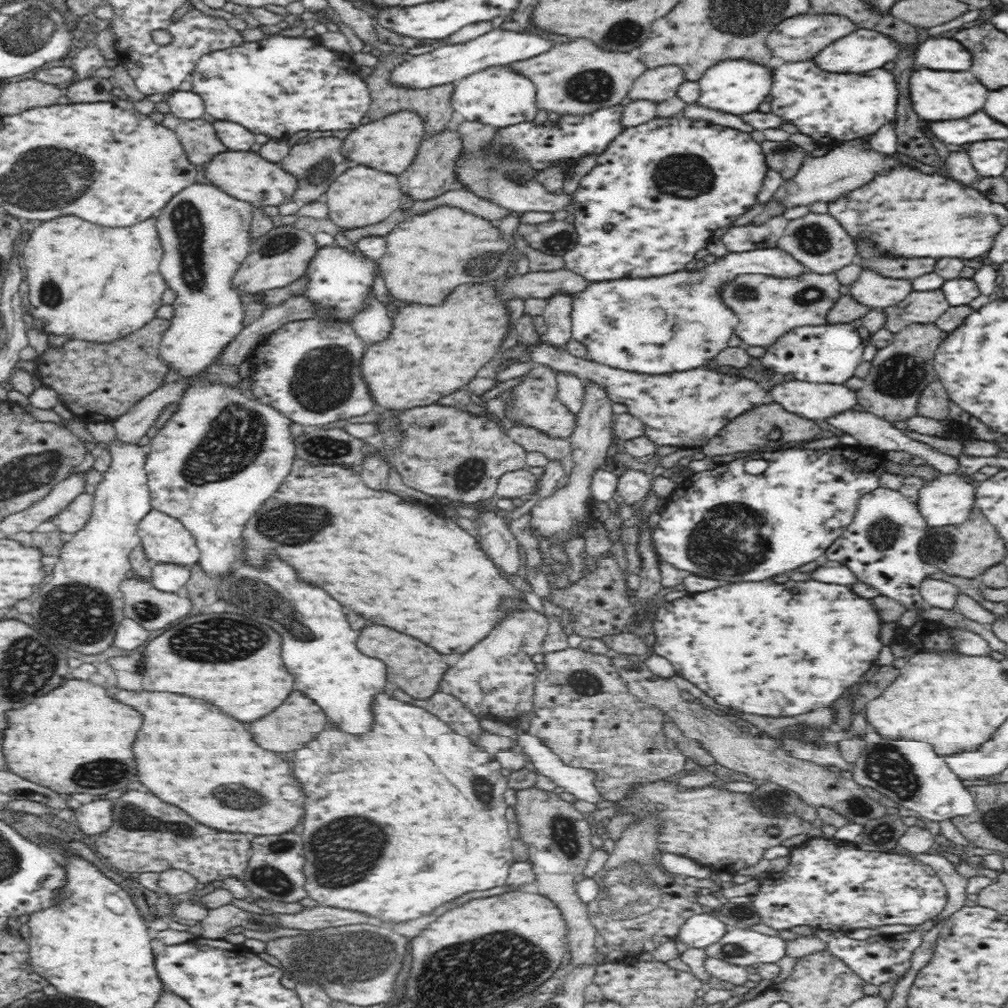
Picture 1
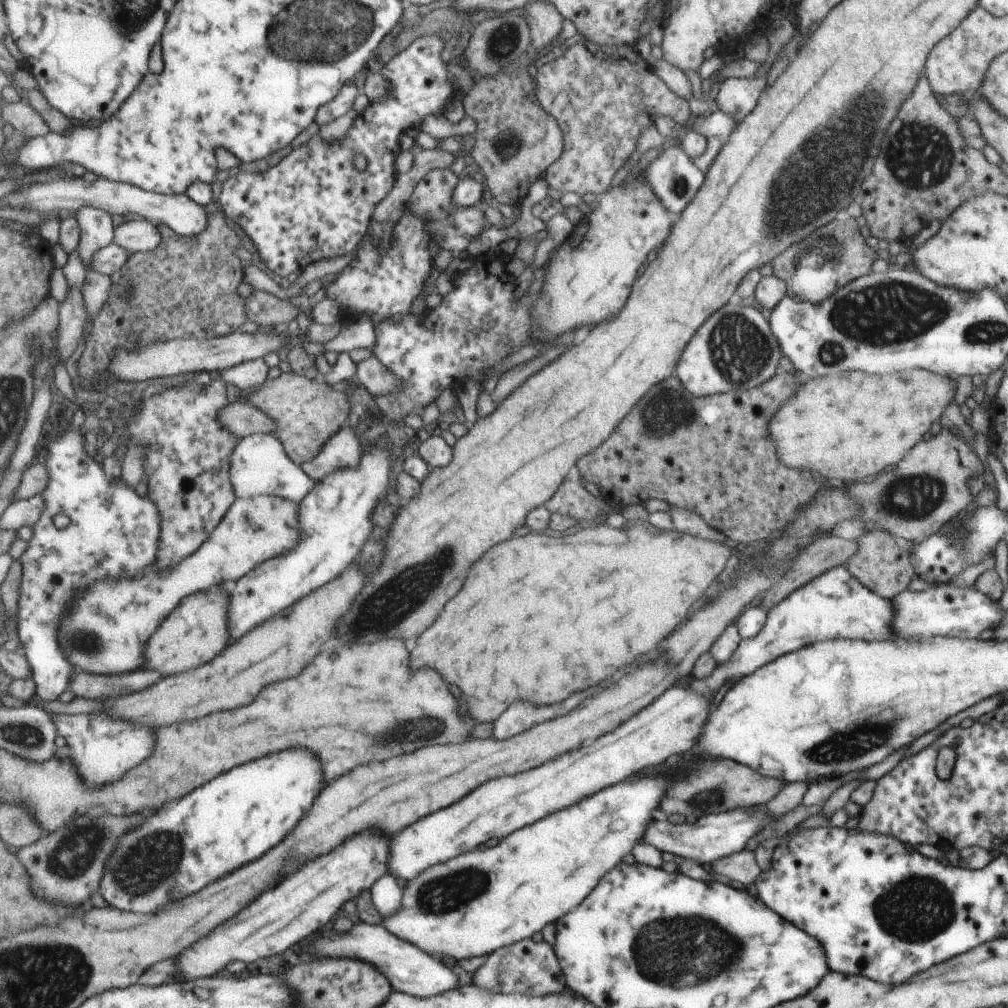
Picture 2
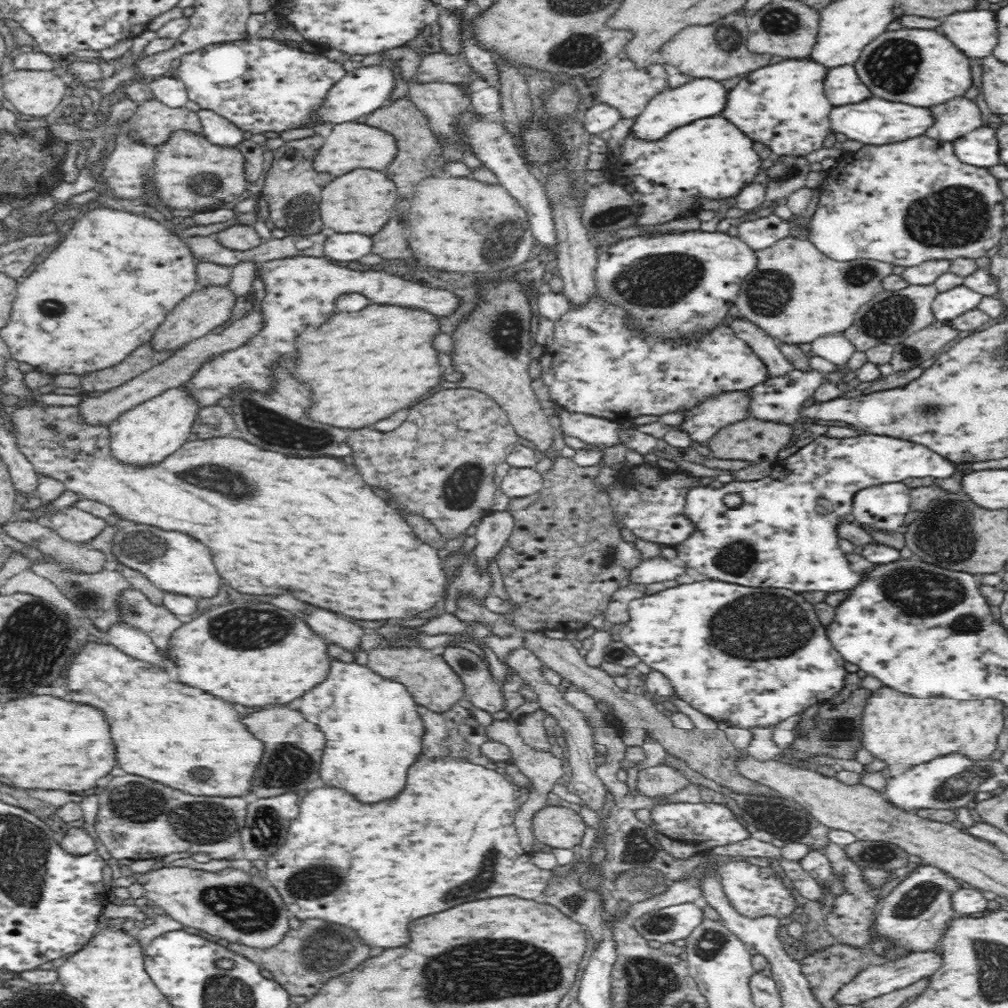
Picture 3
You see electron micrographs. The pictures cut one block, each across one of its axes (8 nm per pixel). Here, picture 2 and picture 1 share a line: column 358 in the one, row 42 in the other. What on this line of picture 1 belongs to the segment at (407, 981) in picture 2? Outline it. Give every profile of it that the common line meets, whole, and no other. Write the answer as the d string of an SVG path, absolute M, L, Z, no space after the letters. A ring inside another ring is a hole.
M930 38L918 48L916 64L932 70L968 70L972 62L970 52L952 38Z

